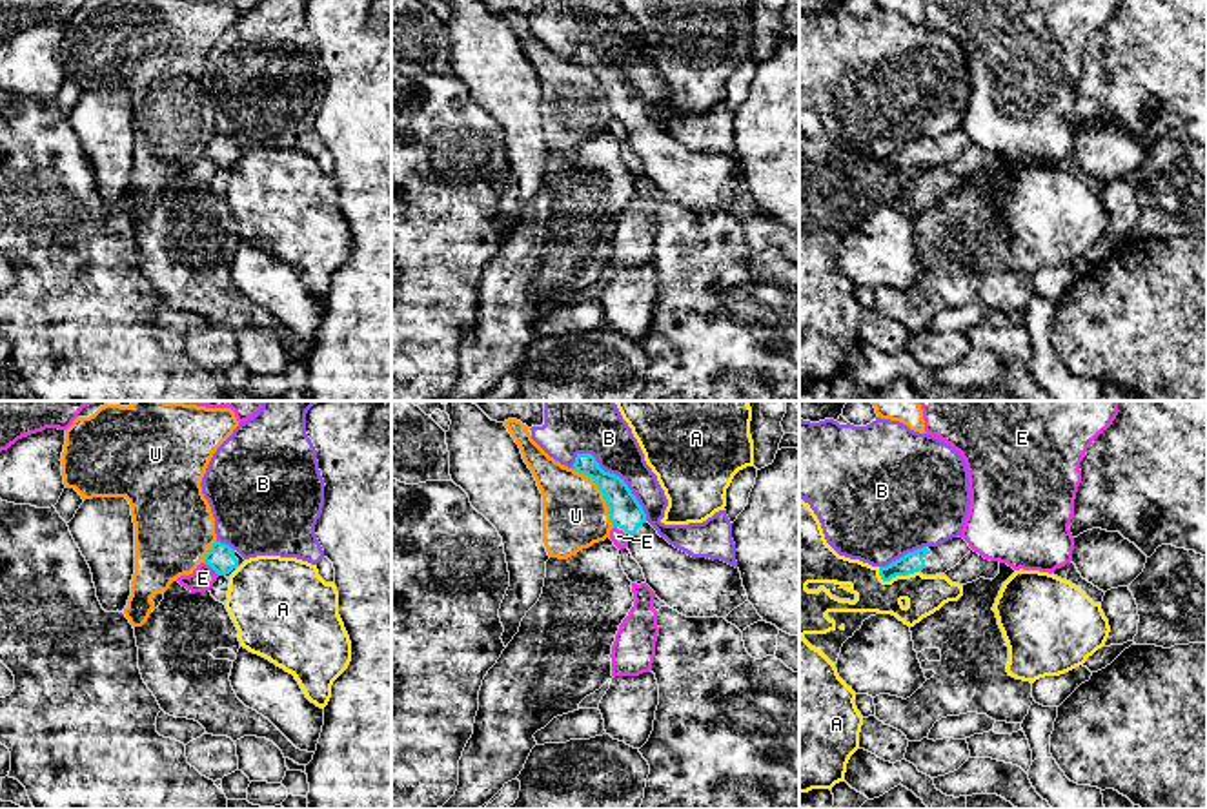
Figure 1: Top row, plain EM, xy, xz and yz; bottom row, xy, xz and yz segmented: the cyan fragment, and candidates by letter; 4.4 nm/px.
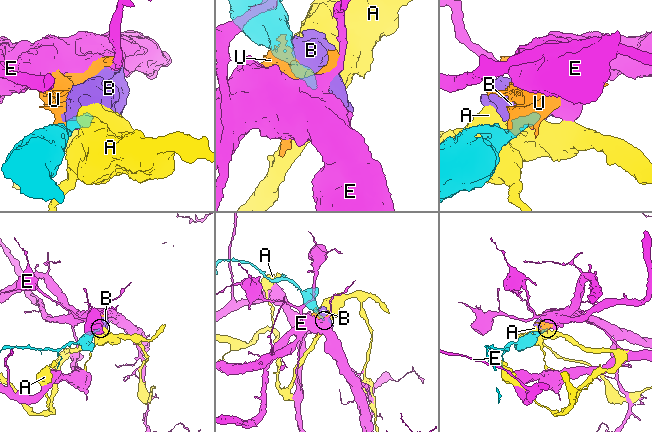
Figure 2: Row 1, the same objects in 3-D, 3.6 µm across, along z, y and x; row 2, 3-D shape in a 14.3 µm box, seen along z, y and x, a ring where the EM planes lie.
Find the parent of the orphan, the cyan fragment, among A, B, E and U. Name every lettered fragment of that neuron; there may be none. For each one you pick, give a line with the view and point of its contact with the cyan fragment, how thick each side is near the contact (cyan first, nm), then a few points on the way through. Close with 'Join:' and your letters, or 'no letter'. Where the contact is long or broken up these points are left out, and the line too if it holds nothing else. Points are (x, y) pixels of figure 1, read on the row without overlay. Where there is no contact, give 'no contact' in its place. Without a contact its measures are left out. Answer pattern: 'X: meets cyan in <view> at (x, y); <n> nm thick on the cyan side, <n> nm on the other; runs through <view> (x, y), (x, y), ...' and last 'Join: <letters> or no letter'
Join: no letter

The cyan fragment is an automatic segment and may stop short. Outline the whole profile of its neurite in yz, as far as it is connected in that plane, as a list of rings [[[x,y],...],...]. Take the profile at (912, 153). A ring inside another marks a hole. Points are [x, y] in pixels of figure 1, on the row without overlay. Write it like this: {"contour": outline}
{"contour": [[[952,129],[938,138],[923,138],[903,149],[892,153],[887,159],[879,159],[879,168],[883,173],[890,173],[896,168],[908,168],[921,164],[923,168],[945,166],[947,162],[959,157],[959,153],[972,140],[963,129]]]}

